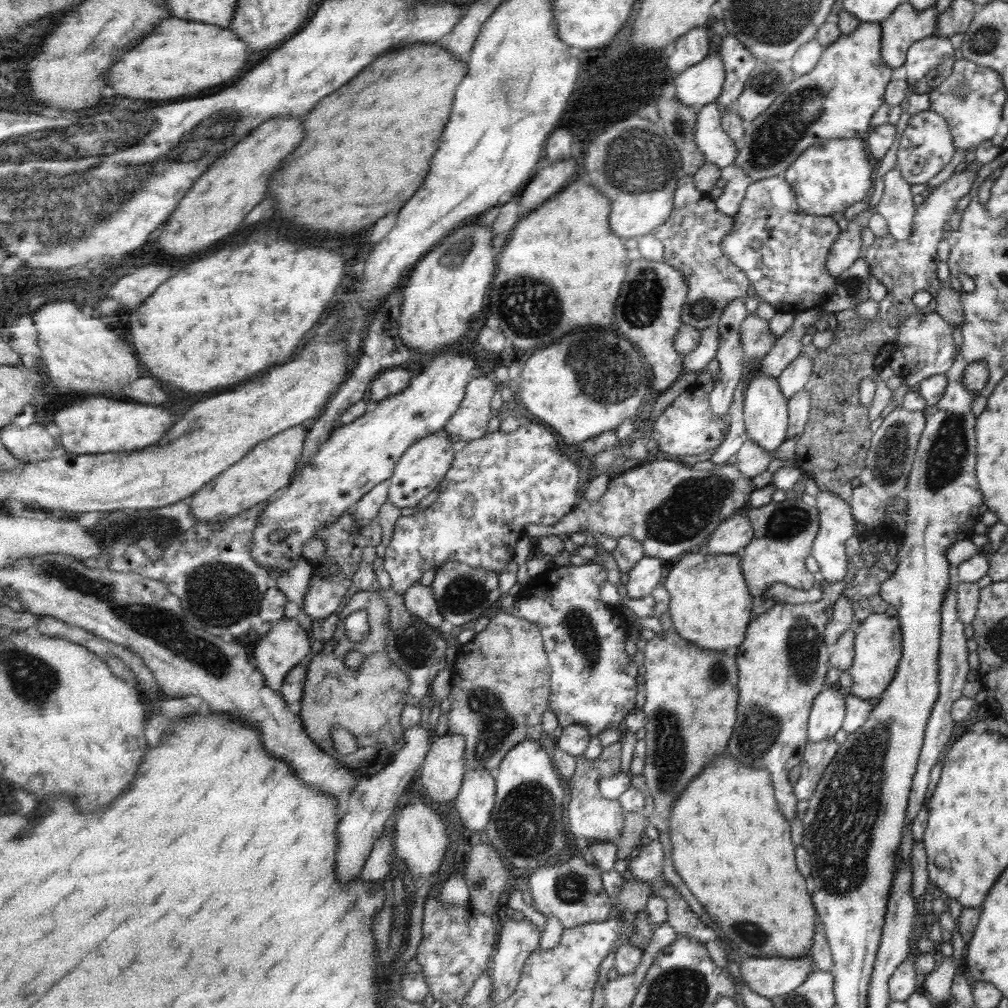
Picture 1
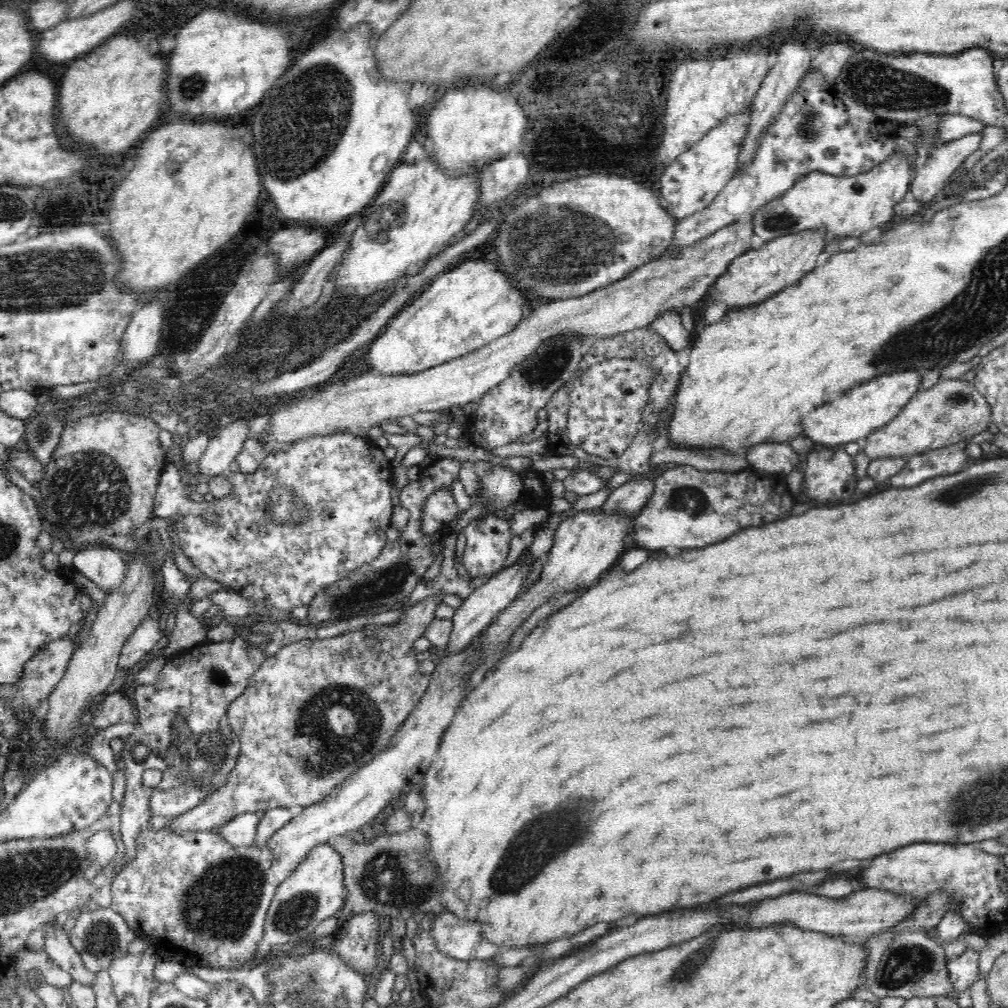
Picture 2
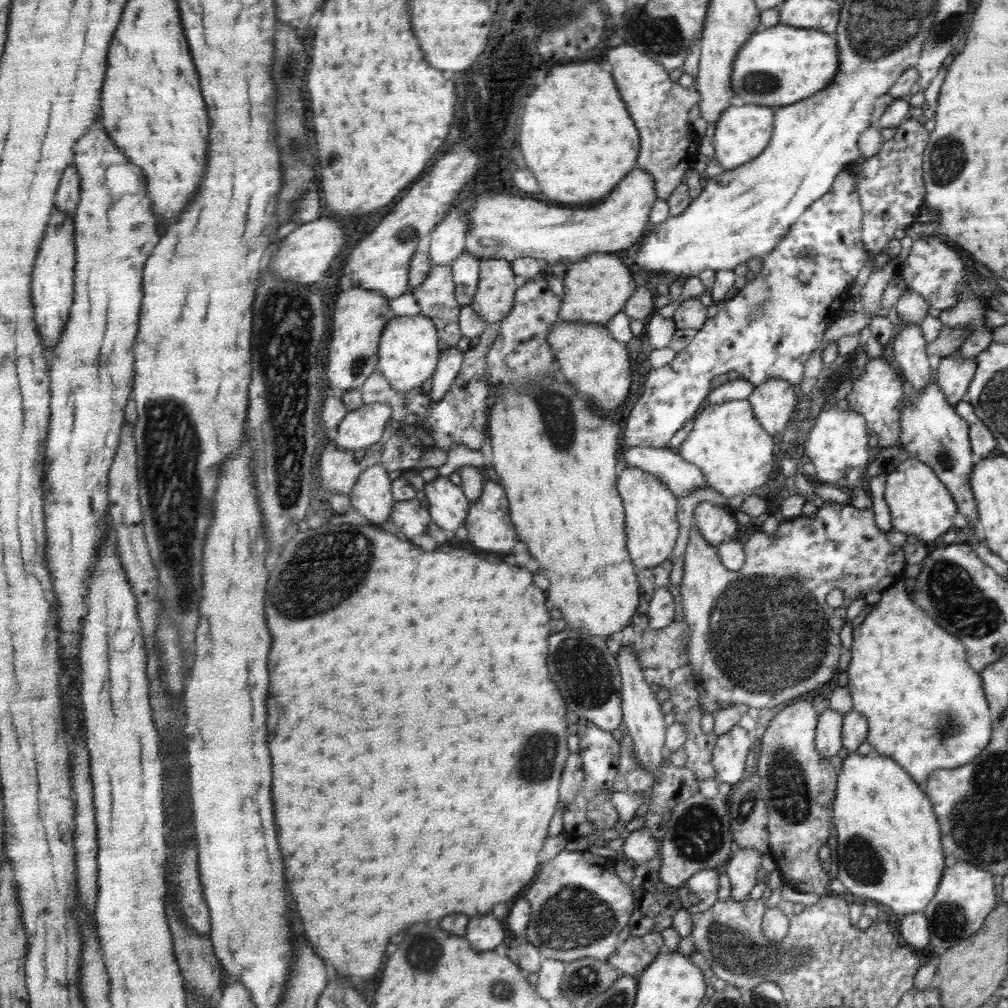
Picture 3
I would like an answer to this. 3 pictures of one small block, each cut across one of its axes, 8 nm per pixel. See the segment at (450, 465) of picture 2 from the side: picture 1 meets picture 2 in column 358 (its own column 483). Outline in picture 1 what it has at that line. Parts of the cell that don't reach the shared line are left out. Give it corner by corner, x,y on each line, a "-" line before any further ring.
460,561
444,563
436,570
436,577
432,583
442,614
452,622
456,630
464,624
483,618
492,610
492,606
502,598
500,590
500,573
484,567
475,567

